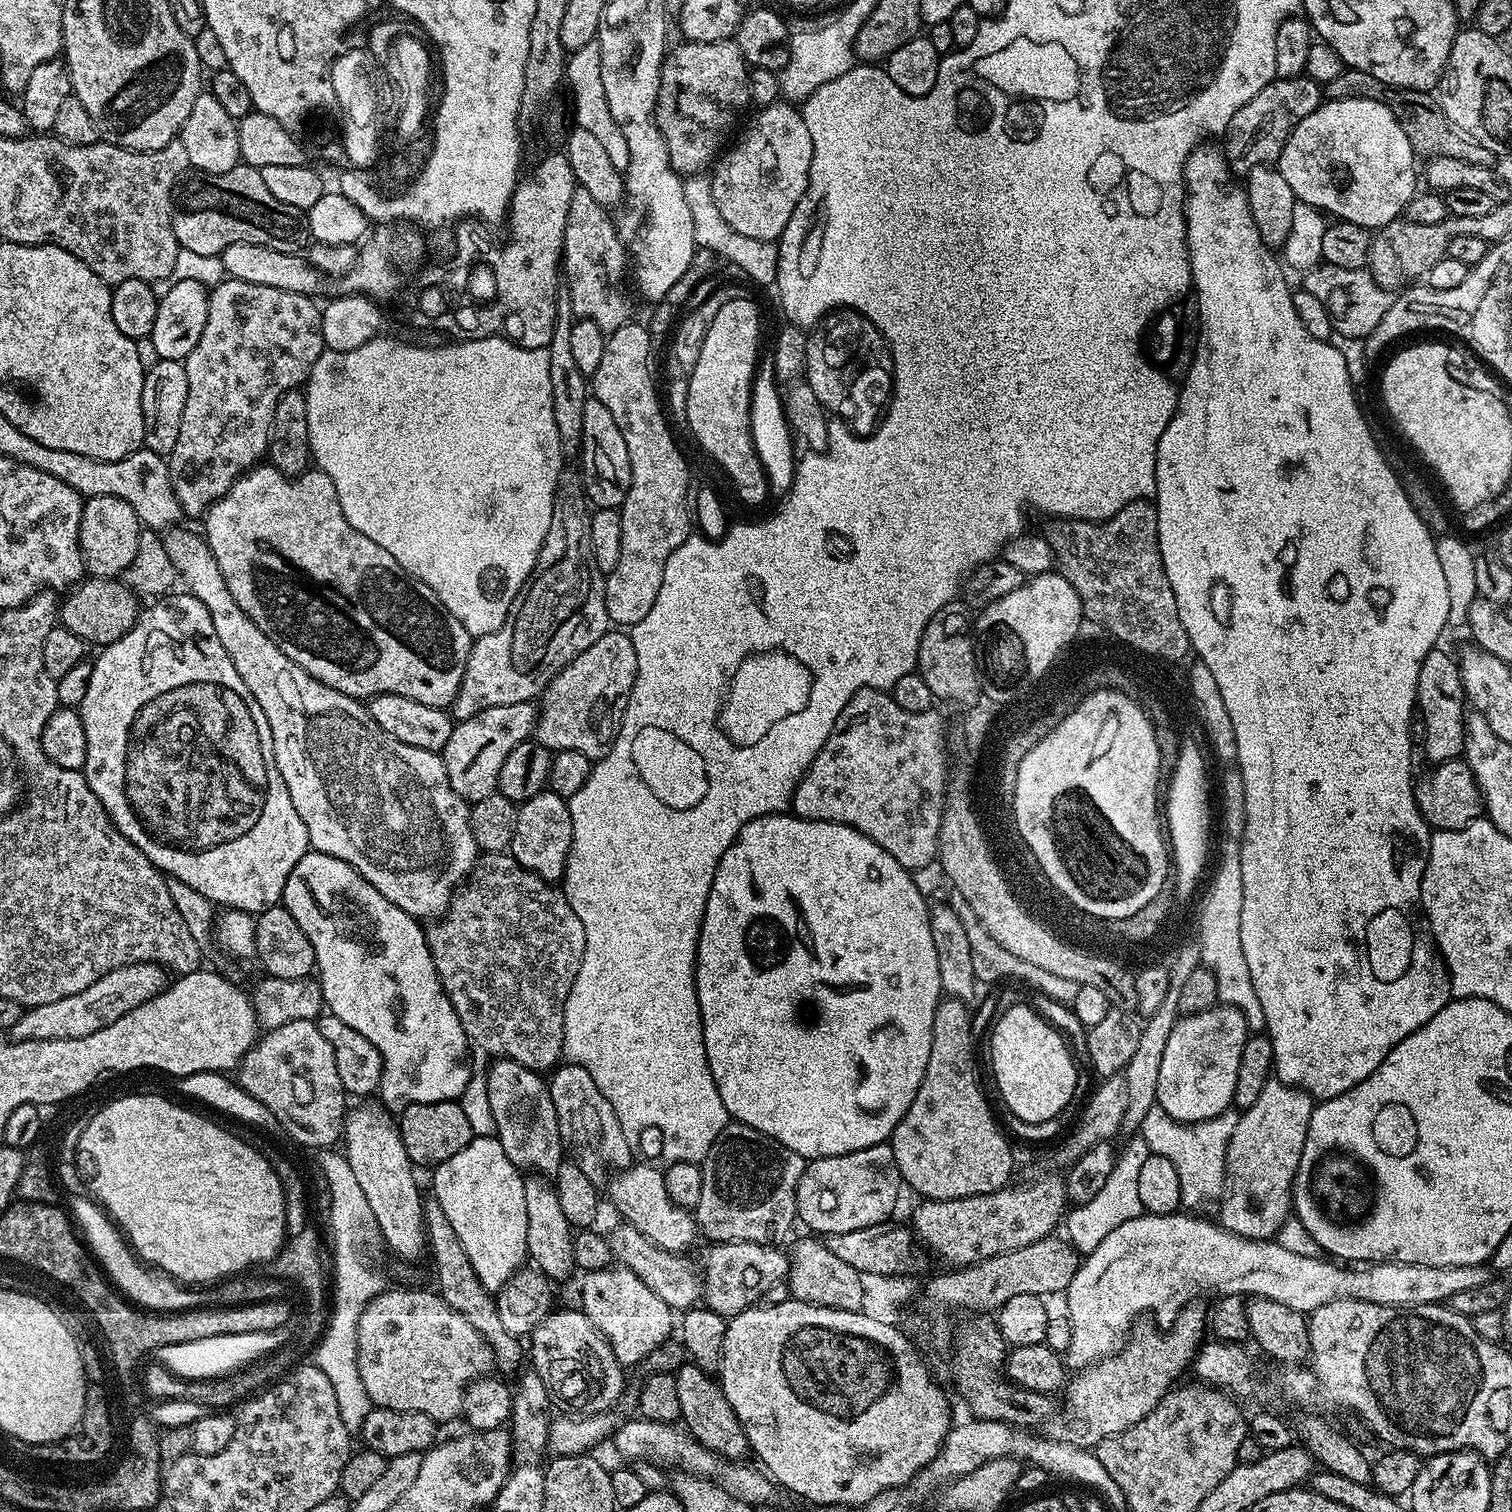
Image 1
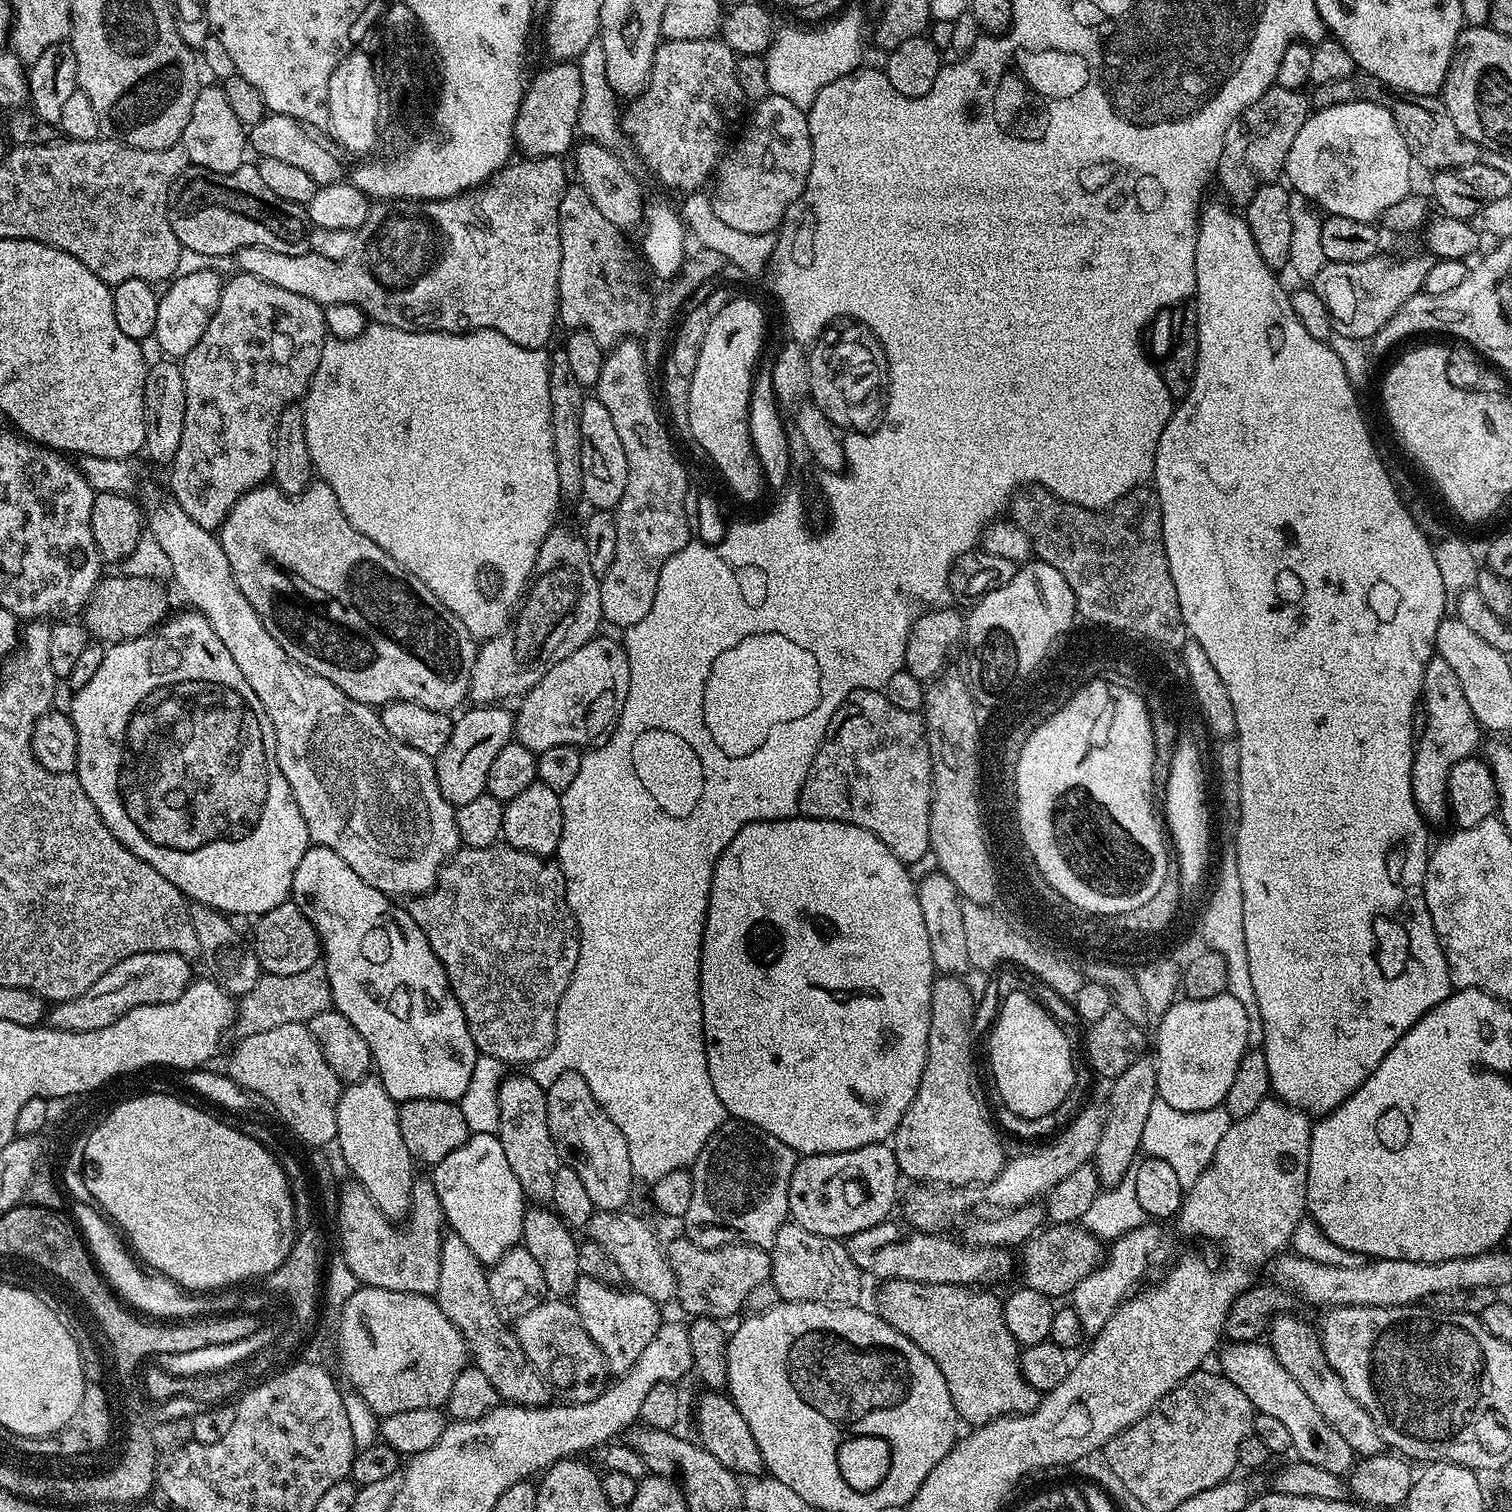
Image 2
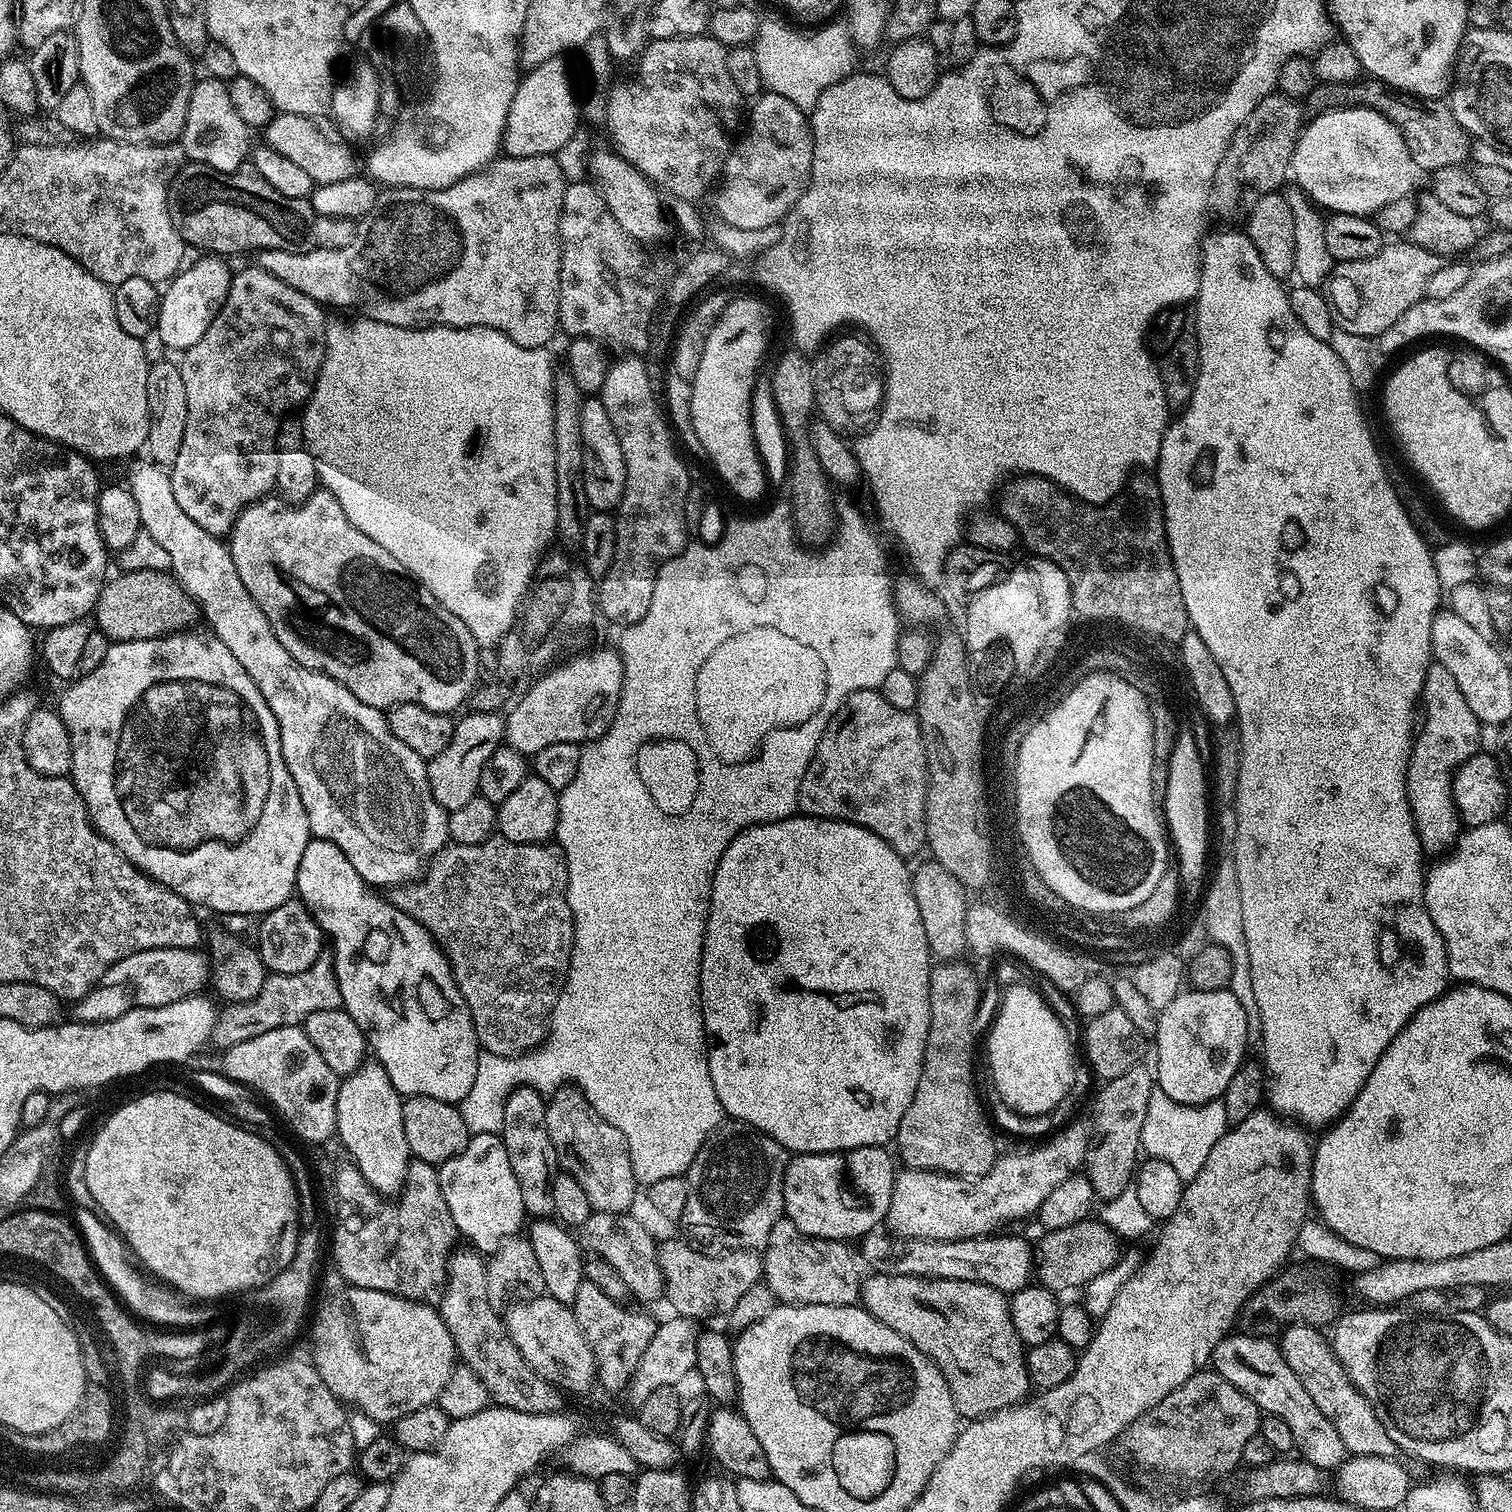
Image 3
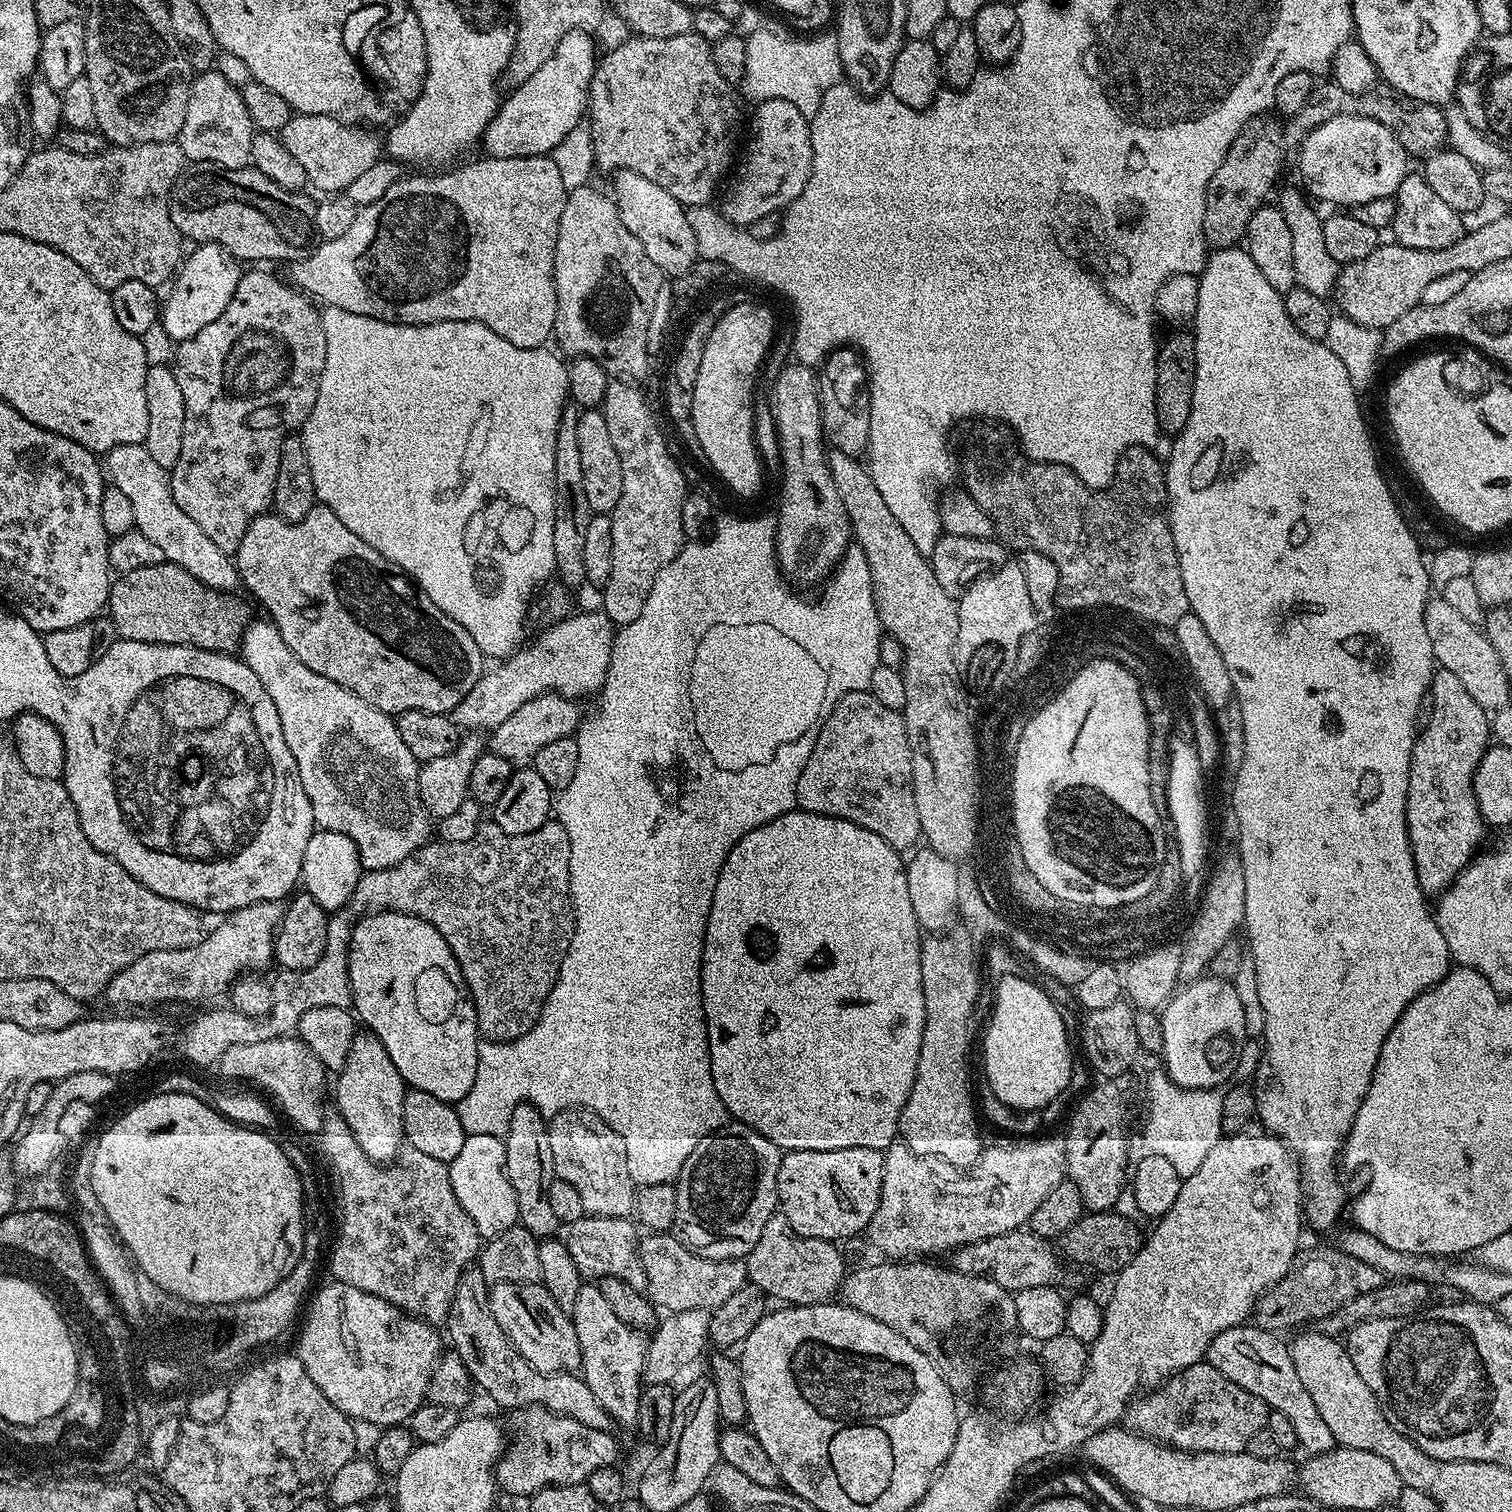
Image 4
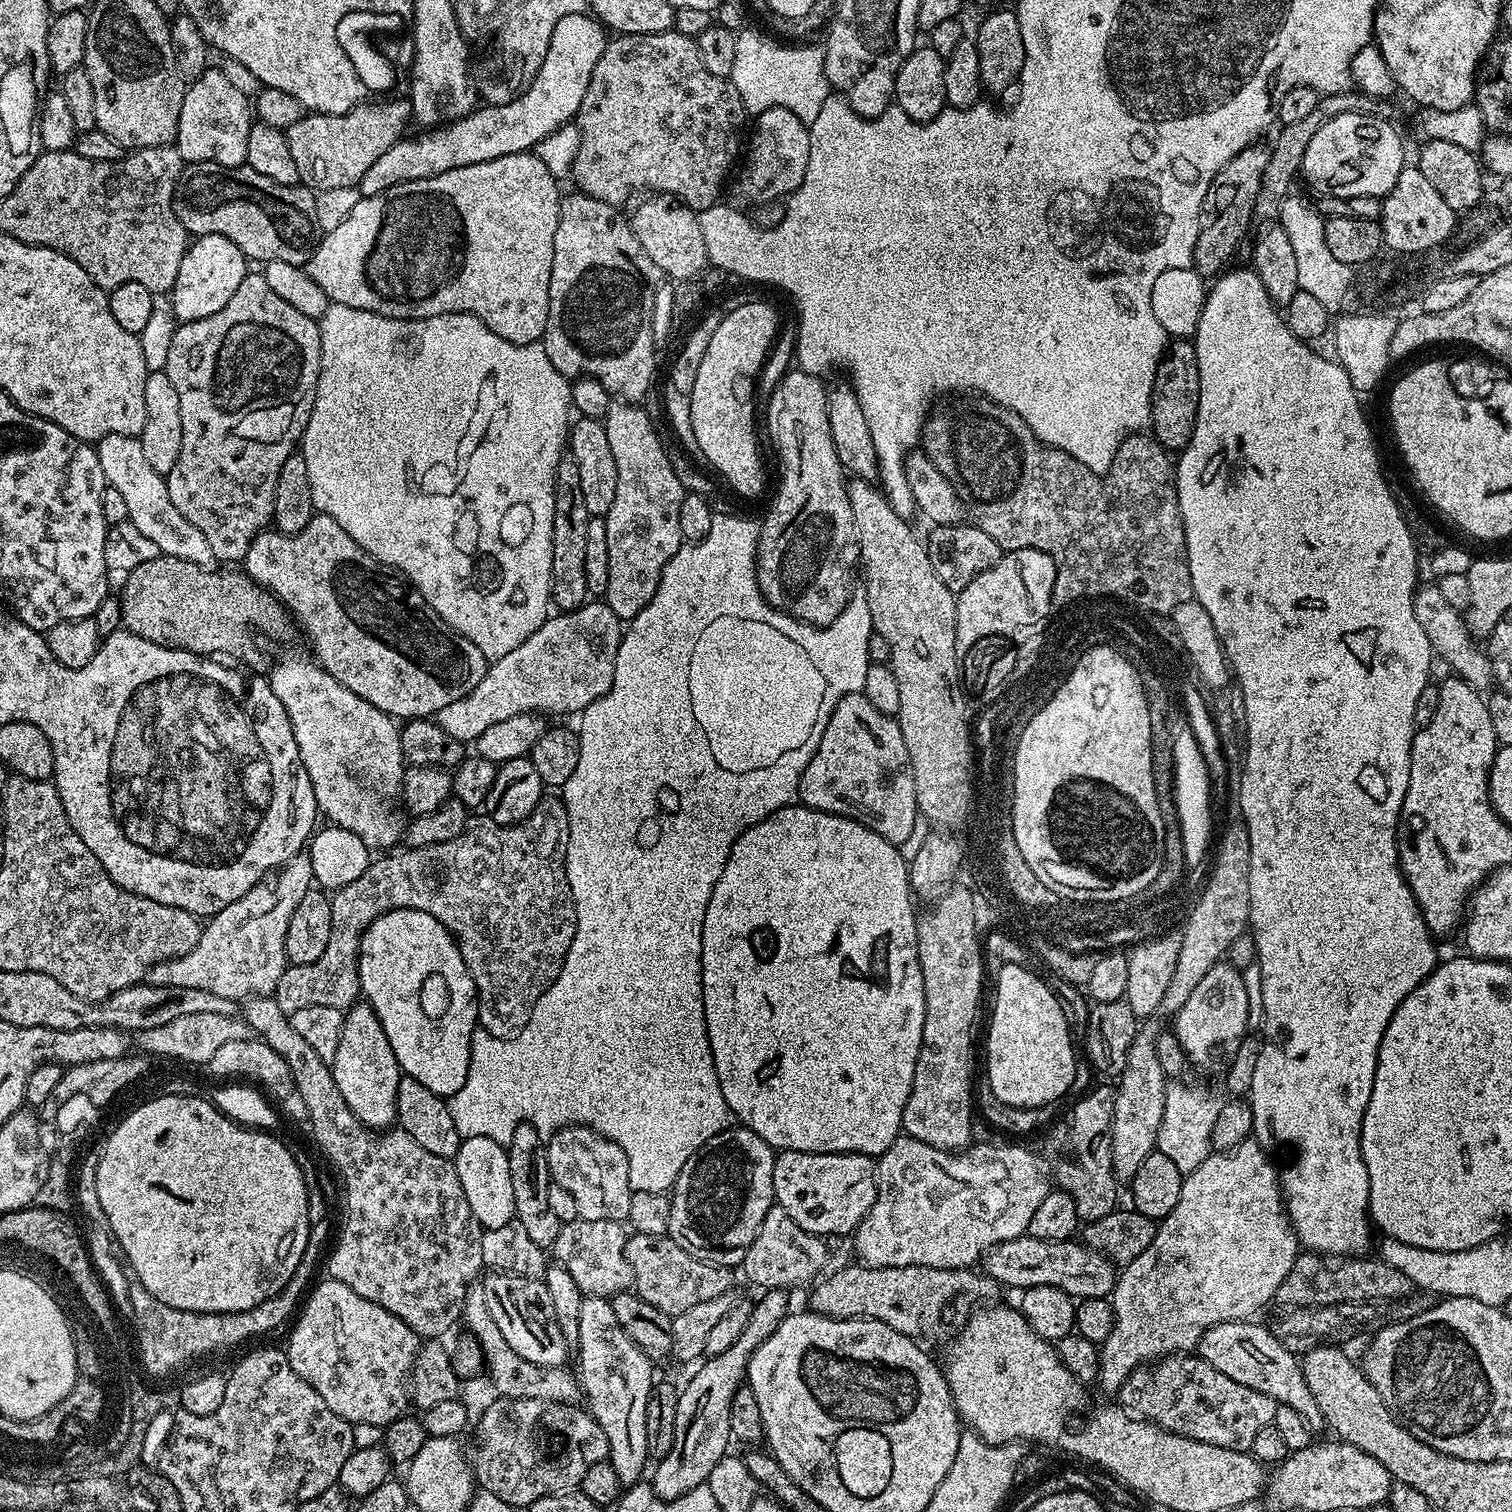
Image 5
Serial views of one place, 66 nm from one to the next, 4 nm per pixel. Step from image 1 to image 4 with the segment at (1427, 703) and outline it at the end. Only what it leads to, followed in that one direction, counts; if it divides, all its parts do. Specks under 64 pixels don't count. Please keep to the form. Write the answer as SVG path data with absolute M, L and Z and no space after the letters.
M1437 667L1433 671L1430 693L1433 698L1430 724L1419 729L1416 743L1412 745L1406 822L1420 889L1425 894L1439 894L1456 881L1456 875L1471 864L1481 851L1480 843L1484 840L1486 825L1476 805L1472 779L1478 762L1490 747L1490 716L1482 706L1478 706L1478 702L1474 702L1474 698L1470 698L1469 692L1462 686L1462 681L1445 668Z

